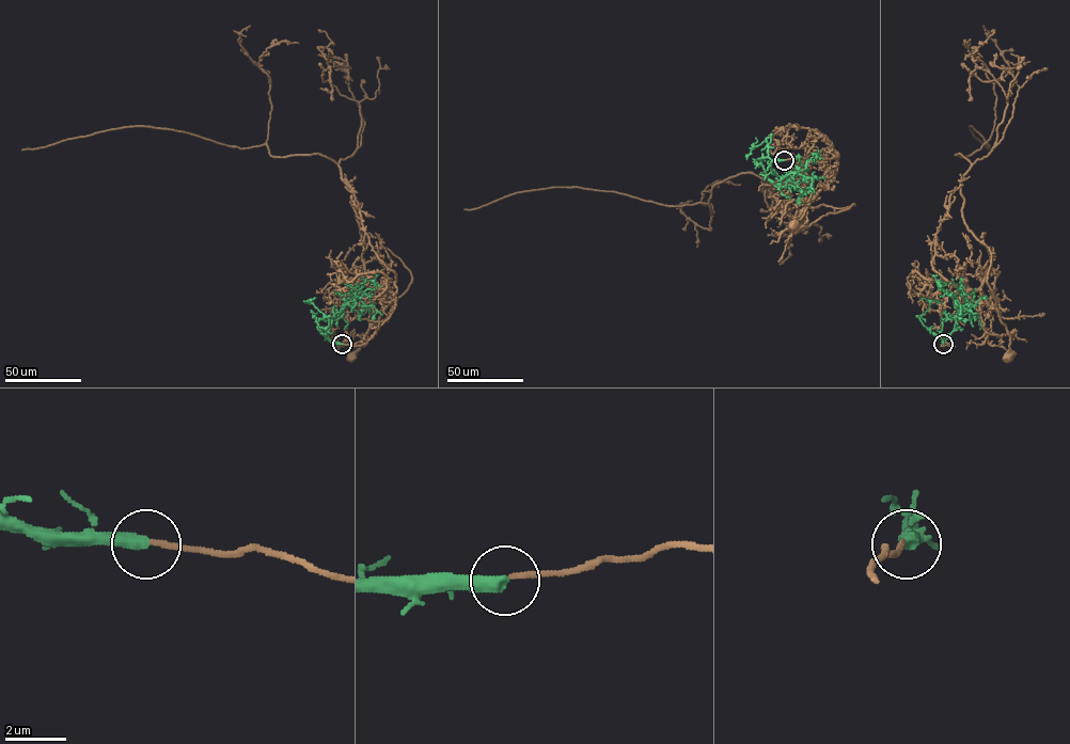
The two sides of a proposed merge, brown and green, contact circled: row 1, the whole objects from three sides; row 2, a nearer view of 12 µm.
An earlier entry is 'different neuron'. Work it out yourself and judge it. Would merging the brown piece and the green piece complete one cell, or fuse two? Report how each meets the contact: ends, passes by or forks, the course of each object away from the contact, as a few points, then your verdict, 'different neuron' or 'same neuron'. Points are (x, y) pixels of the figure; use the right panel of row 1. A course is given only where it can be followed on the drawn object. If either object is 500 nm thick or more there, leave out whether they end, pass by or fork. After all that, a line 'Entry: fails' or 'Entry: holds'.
brown ends there; green ends there; brown runs (942, 344), (938, 289), (952, 283), (976, 290), (990, 268), (988, 248), (987, 282), (1009, 336), (1009, 357); green runs (943, 344), (940, 332), (944, 321), (970, 319), (965, 300), (952, 279); different neuron
Entry: holds

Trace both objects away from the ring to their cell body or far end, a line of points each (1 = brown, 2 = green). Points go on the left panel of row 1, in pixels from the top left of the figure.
1: (342, 344), (366, 343), (393, 311), (395, 283), (375, 290), (364, 268), (387, 248), (411, 282), (353, 357)
2: (342, 344), (331, 342), (318, 329), (317, 321), (335, 319), (343, 312), (349, 293), (360, 288), (366, 279)

